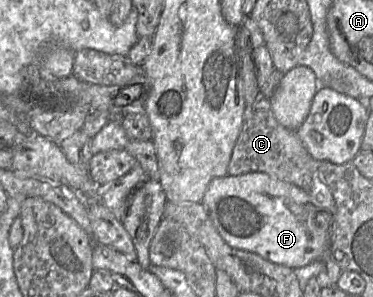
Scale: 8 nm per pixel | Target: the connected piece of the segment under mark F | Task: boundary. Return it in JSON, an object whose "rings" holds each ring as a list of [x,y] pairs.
{"rings":[[[251,172],[214,178],[208,185],[202,204],[229,246],[256,253],[272,263],[292,269],[300,268],[320,259],[329,249],[330,233],[327,236],[326,228],[321,229],[316,223],[315,217],[319,209],[311,202],[309,193],[267,173]]]}

